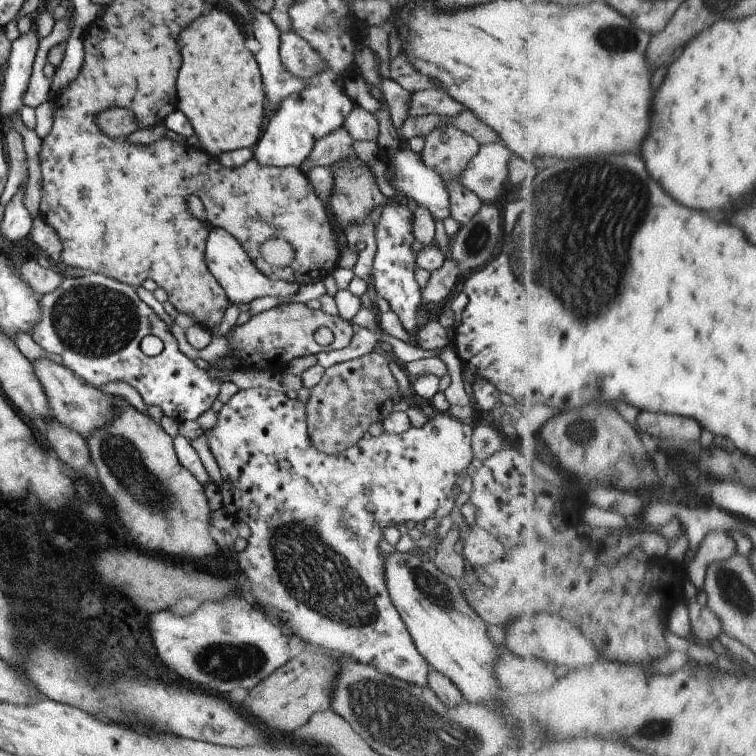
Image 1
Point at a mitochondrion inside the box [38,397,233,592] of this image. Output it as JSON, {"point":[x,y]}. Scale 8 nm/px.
{"point":[126,467]}

